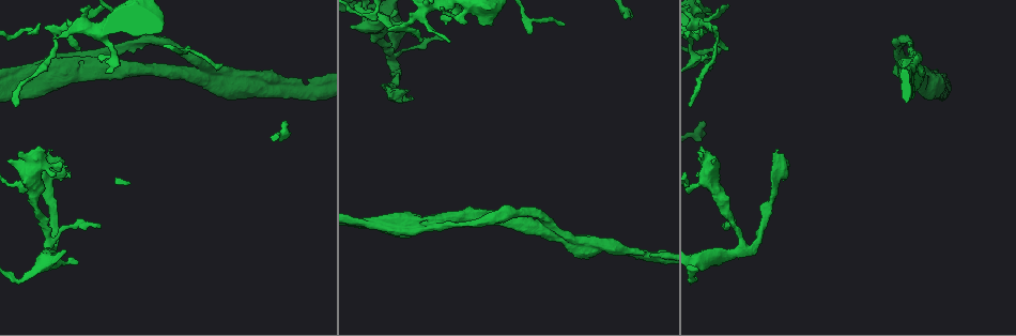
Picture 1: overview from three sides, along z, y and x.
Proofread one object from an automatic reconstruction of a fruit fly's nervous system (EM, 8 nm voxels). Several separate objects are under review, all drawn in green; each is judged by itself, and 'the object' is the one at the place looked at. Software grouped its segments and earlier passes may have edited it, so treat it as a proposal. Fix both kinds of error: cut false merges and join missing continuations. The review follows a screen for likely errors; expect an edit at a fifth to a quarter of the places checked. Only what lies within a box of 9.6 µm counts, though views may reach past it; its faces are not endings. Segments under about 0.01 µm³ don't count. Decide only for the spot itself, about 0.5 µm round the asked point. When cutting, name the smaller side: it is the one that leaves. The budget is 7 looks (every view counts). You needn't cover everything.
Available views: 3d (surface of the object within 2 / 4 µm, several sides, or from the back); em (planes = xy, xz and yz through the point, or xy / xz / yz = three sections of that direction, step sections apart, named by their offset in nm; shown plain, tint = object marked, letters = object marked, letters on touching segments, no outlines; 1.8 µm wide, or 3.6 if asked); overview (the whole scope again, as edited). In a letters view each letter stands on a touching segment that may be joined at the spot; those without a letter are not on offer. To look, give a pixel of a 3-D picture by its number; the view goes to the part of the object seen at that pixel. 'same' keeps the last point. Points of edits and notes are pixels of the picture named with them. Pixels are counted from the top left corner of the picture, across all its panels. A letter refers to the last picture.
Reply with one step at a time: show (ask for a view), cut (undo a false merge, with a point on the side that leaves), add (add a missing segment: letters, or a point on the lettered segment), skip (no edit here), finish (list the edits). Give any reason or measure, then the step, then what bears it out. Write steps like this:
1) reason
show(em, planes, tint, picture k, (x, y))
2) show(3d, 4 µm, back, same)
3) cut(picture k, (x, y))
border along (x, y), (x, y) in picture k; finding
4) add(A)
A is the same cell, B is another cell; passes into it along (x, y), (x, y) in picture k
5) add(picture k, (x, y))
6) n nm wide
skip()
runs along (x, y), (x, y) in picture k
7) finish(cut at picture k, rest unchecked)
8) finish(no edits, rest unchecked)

three arms meet
show(em, xz, step 4, letters, picture 1, (432, 219))

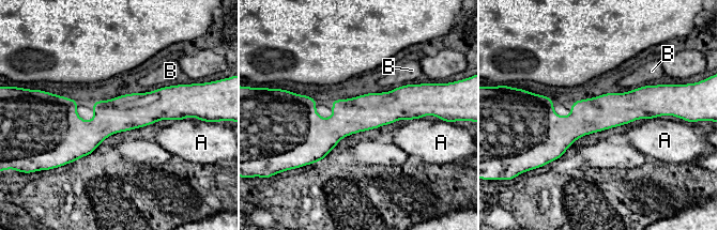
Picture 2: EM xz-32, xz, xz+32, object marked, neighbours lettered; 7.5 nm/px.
B touches over 120 nm
skip()
A and B are other cells; runs along (55, 110), (73, 126), (183, 117) in picture 2; continuous, no second neuron

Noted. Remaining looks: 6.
three-way junction
show(em, planes, letters, picture 1, (545, 228))

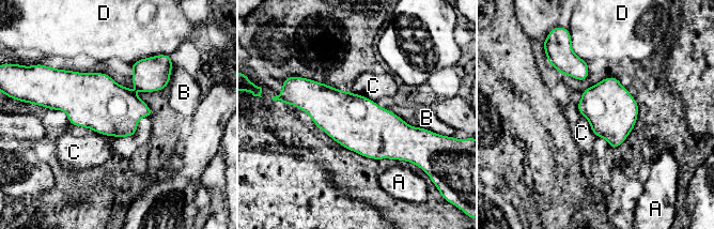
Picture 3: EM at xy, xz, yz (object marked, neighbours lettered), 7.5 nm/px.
380 nm wide
skip()
A, B, C and D are other cells; border along (576, 104), (595, 136) in picture 3; continuous, no second neuron

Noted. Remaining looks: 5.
sudden change in width
show(em, 3.6 µm, planes, letters, picture 1, (419, 11))

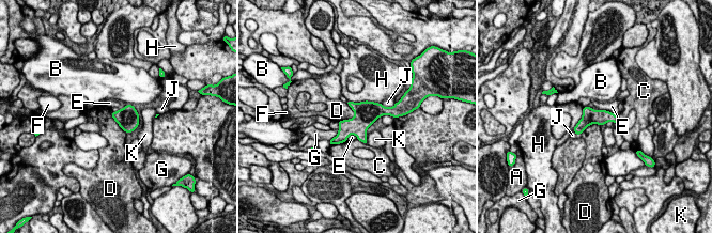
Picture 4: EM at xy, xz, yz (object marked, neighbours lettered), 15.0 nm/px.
240 nm wide
skip()
A, B, C, D, E, F, G, H, J and K are other cells; runs along (616, 119), (589, 118), (576, 129) in picture 4; one neuron here

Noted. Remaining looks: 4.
finish(no edits, rest unchecked)

